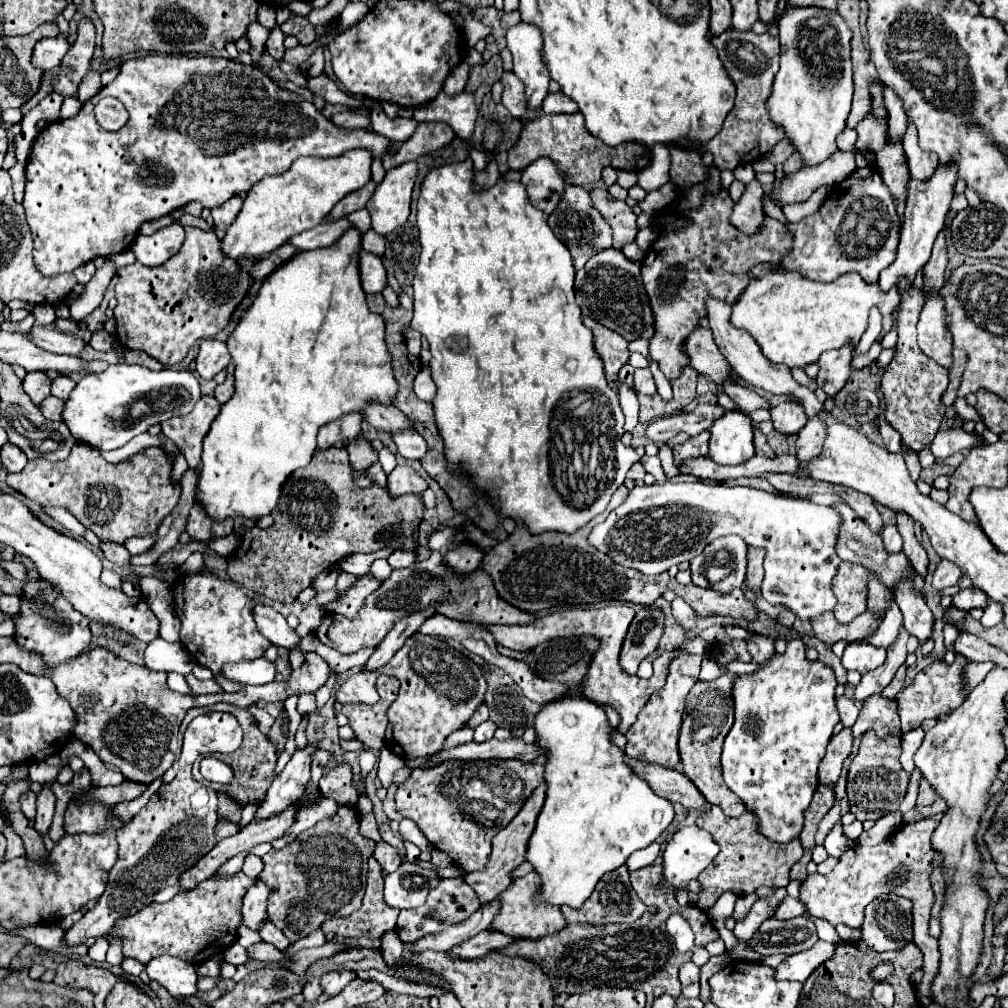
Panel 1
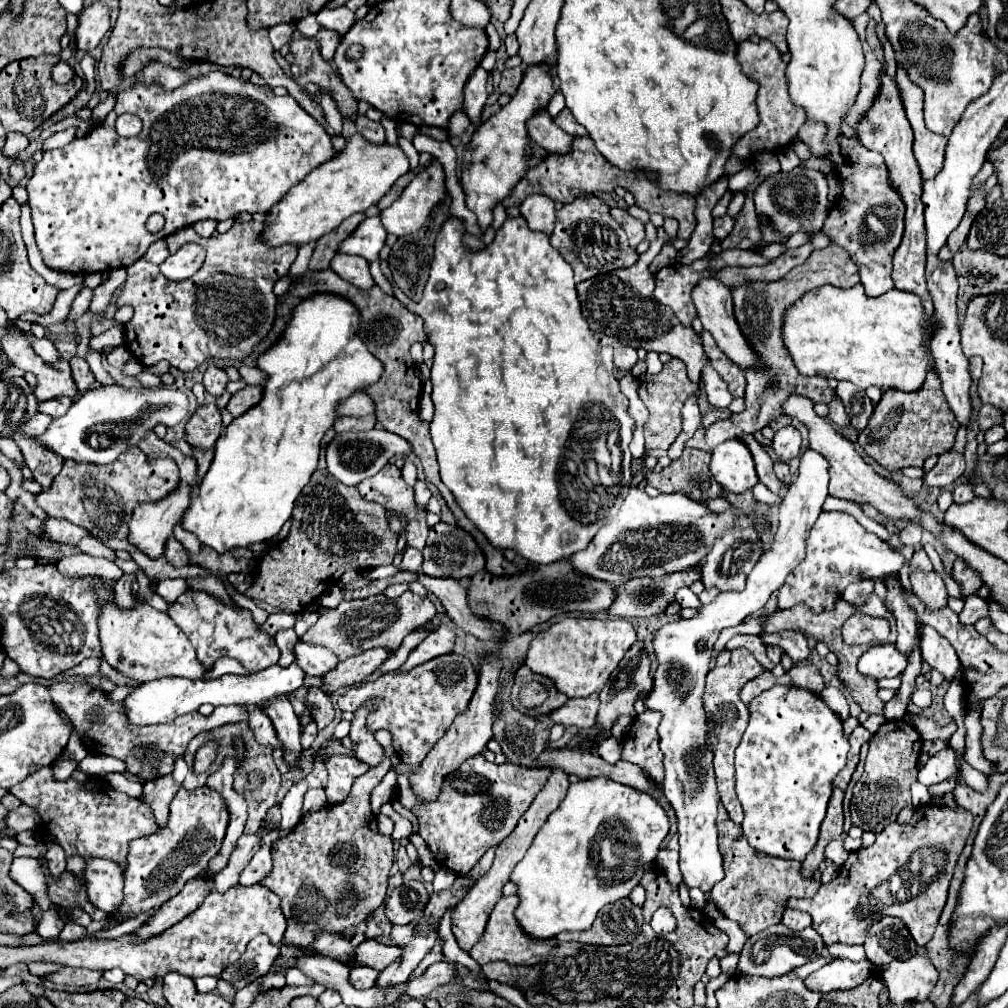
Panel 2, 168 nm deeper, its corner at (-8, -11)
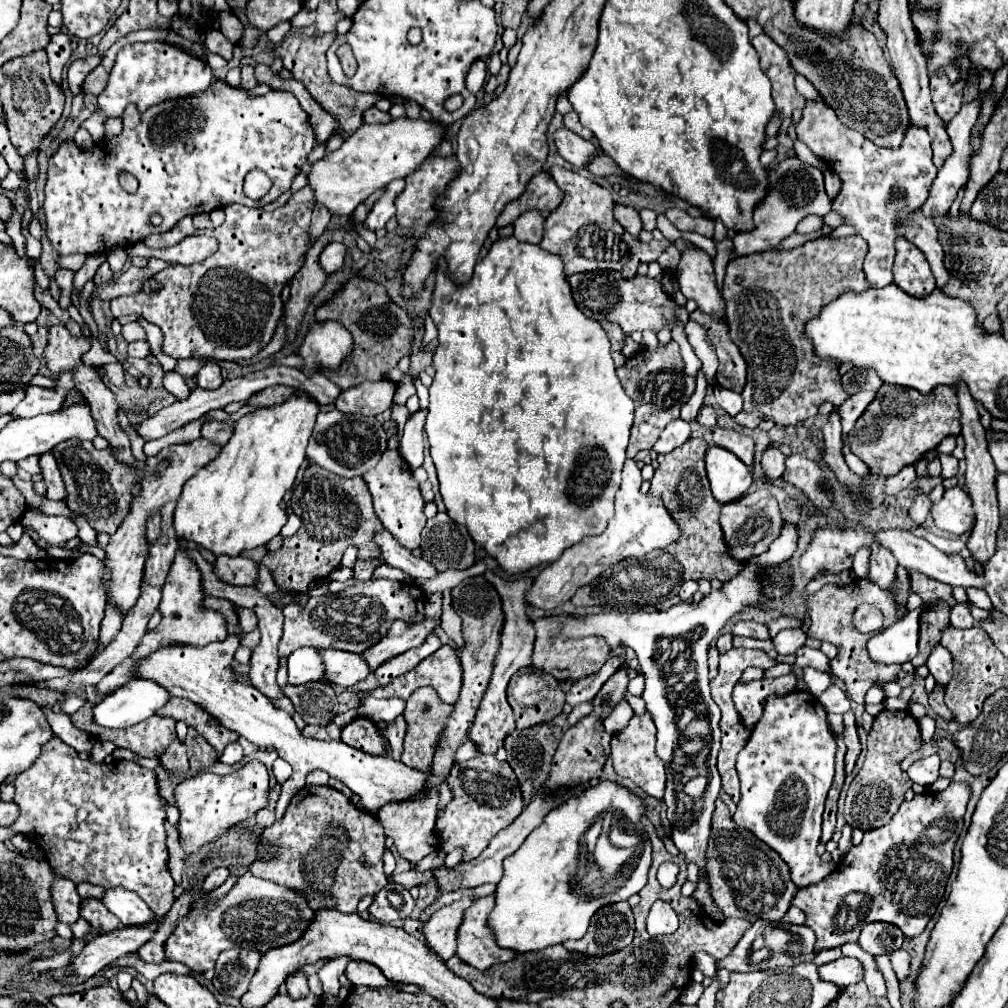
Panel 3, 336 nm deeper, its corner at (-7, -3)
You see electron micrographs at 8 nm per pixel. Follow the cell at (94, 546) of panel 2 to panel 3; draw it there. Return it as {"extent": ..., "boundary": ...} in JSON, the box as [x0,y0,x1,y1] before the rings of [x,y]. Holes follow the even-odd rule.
{"extent":[22,509,78,545],"boundary":[[[28,509],[22,517],[22,525],[34,527],[50,545],[64,545],[66,541],[78,537],[78,527],[68,517],[46,517]]]}

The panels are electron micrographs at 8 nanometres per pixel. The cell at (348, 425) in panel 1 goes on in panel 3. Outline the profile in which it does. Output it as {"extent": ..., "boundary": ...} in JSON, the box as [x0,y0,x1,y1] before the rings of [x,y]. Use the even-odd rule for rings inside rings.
{"extent":[336,381,396,415],"boundary":[[[376,381],[362,383],[342,391],[336,399],[336,409],[342,413],[362,413],[362,415],[378,415],[392,405],[392,397],[396,393],[396,383],[392,381]]]}

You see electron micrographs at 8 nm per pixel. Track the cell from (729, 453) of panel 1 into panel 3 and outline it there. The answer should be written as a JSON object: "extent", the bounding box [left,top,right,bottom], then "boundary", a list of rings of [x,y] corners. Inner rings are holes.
{"extent":[706,447,752,503],"boundary":[[[710,447],[706,453],[706,473],[712,495],[718,503],[732,503],[752,485],[750,469],[722,447]]]}

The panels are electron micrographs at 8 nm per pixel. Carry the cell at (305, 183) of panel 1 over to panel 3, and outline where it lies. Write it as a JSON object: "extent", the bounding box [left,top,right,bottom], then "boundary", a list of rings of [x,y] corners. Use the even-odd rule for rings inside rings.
{"extent":[308,117,446,215],"boundary":[[[400,117],[388,125],[362,125],[350,135],[338,151],[320,159],[308,173],[308,185],[314,189],[316,201],[324,203],[336,215],[350,215],[368,195],[386,187],[394,179],[404,179],[418,171],[434,149],[444,141],[446,125],[440,121],[424,121],[422,117]]]}

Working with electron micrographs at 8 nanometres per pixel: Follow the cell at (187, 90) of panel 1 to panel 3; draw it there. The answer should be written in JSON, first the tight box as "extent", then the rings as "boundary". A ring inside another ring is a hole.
{"extent":[44,81,316,255],"boundary":[[[216,81],[210,87],[210,91],[206,91],[204,95],[158,103],[148,111],[138,113],[136,121],[134,121],[134,105],[128,105],[122,123],[124,129],[118,137],[96,143],[88,153],[78,149],[74,141],[64,141],[58,153],[48,163],[46,201],[44,201],[44,213],[48,225],[46,233],[50,243],[58,251],[58,255],[72,255],[72,253],[108,255],[108,251],[112,251],[116,245],[128,247],[132,243],[142,241],[146,235],[168,231],[184,215],[210,213],[230,203],[264,207],[290,189],[290,181],[294,179],[296,173],[302,171],[308,153],[316,145],[308,117],[292,93],[270,91],[262,97],[248,97],[246,89],[230,87],[224,81]],[[186,141],[192,141],[196,145],[192,153],[184,151]],[[252,169],[262,169],[272,179],[272,189],[260,201],[248,199],[242,191],[244,177]],[[122,171],[132,173],[138,179],[140,187],[136,193],[126,193],[120,187],[118,175]],[[152,213],[162,215],[164,221],[160,227],[154,227],[150,223]]]}

